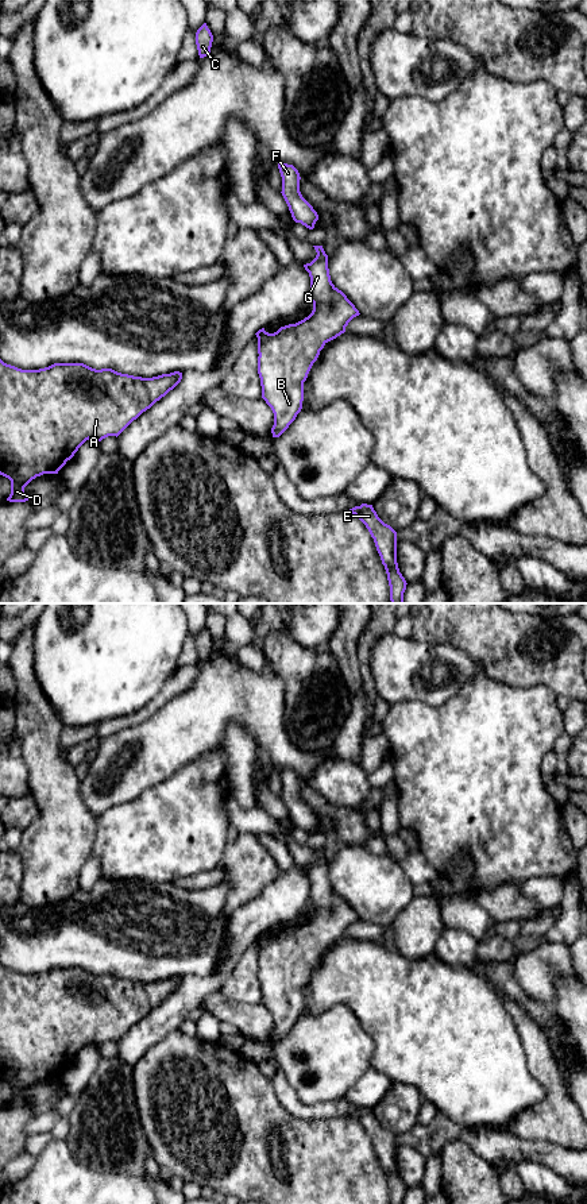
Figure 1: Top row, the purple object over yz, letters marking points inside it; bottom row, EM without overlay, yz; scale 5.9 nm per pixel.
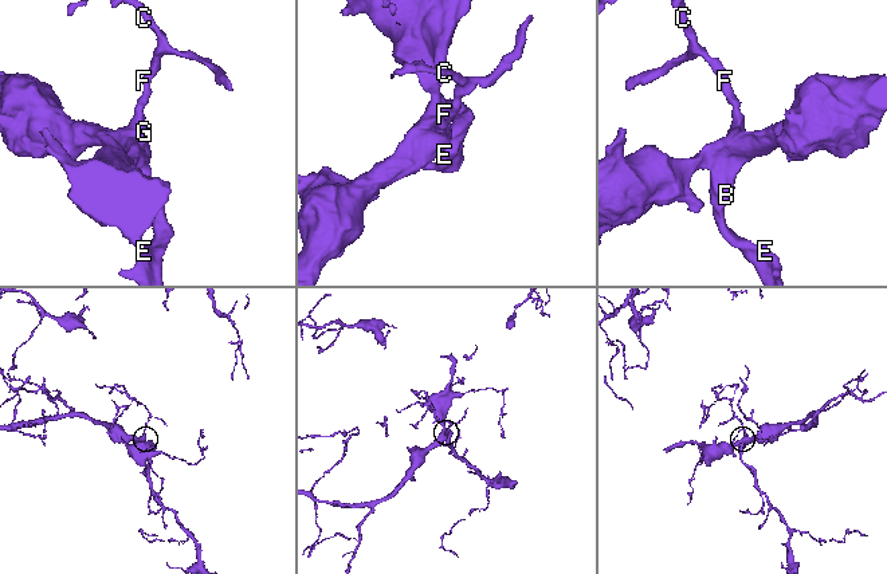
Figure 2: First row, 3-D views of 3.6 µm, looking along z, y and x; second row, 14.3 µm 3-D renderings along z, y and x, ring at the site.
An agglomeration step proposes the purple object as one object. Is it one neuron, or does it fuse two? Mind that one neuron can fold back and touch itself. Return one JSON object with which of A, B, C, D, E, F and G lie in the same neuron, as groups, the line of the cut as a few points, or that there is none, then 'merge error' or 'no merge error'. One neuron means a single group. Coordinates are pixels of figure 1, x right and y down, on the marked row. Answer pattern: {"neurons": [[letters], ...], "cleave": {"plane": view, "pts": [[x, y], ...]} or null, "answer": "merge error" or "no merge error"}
{"neurons": [["A", "B", "C", "D", "E", "F", "G"]], "cleave": null, "answer": "no merge error"}

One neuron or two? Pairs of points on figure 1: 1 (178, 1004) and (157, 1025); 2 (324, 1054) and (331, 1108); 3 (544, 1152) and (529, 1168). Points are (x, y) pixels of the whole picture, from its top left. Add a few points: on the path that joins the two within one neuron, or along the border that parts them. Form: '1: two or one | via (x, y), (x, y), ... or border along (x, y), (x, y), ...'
1: one | via (173, 1010), (162, 1019)
2: two | border along (298, 1098), (305, 1103), (328, 1103), (343, 1099)
3: two | border along (504, 1158), (541, 1162), (563, 1177)

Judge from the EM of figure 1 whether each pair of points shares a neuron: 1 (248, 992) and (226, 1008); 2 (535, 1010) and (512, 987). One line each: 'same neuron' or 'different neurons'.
1: different neurons
2: same neuron

